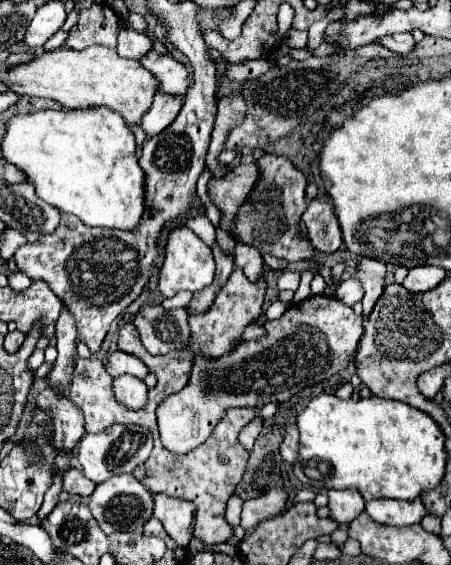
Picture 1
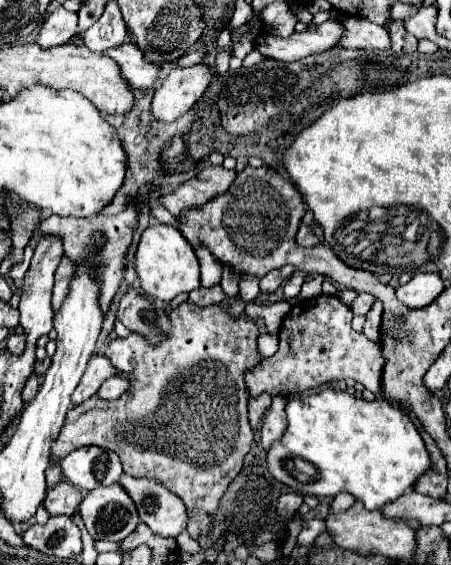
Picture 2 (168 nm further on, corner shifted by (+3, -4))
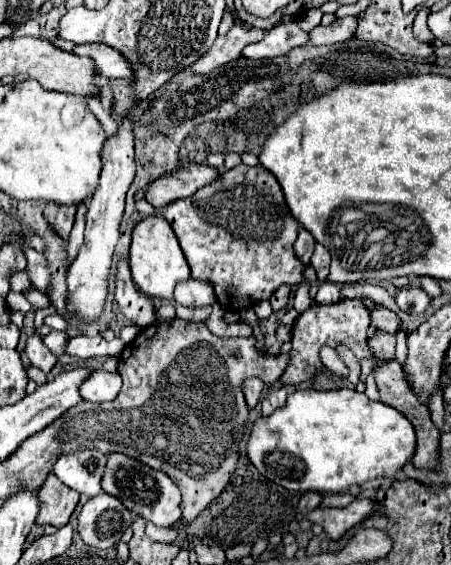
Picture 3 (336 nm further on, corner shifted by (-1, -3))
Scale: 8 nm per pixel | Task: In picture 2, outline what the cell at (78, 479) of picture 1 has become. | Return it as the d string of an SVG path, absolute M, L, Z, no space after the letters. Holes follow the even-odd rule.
M57 483L57 487L51 487L47 491L47 497L45 497L45 503L43 507L47 509L47 513L51 517L55 515L73 515L75 509L79 507L81 503L81 491L77 487L73 487L71 483Z

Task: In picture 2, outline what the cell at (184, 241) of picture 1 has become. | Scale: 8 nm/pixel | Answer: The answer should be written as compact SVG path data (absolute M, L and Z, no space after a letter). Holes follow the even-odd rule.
M153 225L143 231L135 253L135 271L141 281L141 289L161 301L171 301L179 293L189 293L199 287L199 261L195 251L183 235L169 225Z

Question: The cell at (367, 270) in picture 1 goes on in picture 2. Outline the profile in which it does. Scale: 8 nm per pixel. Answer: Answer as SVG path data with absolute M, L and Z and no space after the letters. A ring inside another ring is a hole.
M375 301L373 309L369 311L369 315L367 315L367 319L365 319L365 327L363 327L363 333L365 333L365 335L371 339L371 341L375 341L375 343L379 343L379 325L381 325L381 311L383 311L381 303L379 303L379 301Z

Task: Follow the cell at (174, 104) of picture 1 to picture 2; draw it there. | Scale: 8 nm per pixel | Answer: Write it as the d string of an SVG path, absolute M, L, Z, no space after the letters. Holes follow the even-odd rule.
M205 63L193 67L175 67L167 81L155 91L151 111L159 121L175 121L187 113L205 93L213 73Z

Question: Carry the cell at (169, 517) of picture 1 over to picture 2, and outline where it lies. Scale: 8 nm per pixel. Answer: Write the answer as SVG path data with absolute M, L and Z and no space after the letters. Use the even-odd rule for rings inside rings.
M121 473L117 481L125 487L125 493L131 495L139 519L149 525L157 535L177 537L183 529L187 529L187 511L177 495L167 491L155 479L137 479Z

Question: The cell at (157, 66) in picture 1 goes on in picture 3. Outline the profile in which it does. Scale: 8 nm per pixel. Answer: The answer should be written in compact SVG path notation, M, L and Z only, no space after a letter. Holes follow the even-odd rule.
M83 44L75 48L75 54L89 56L97 64L97 72L107 78L131 78L135 74L133 64L119 52L113 50L109 44Z

